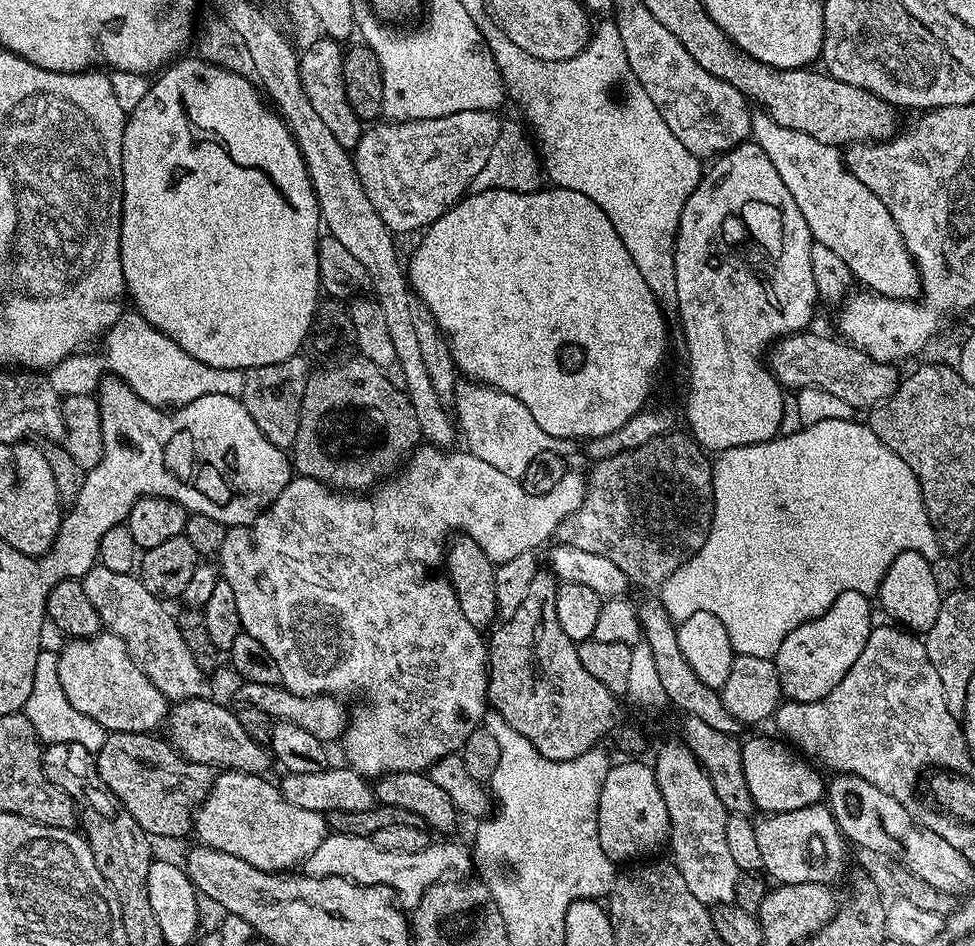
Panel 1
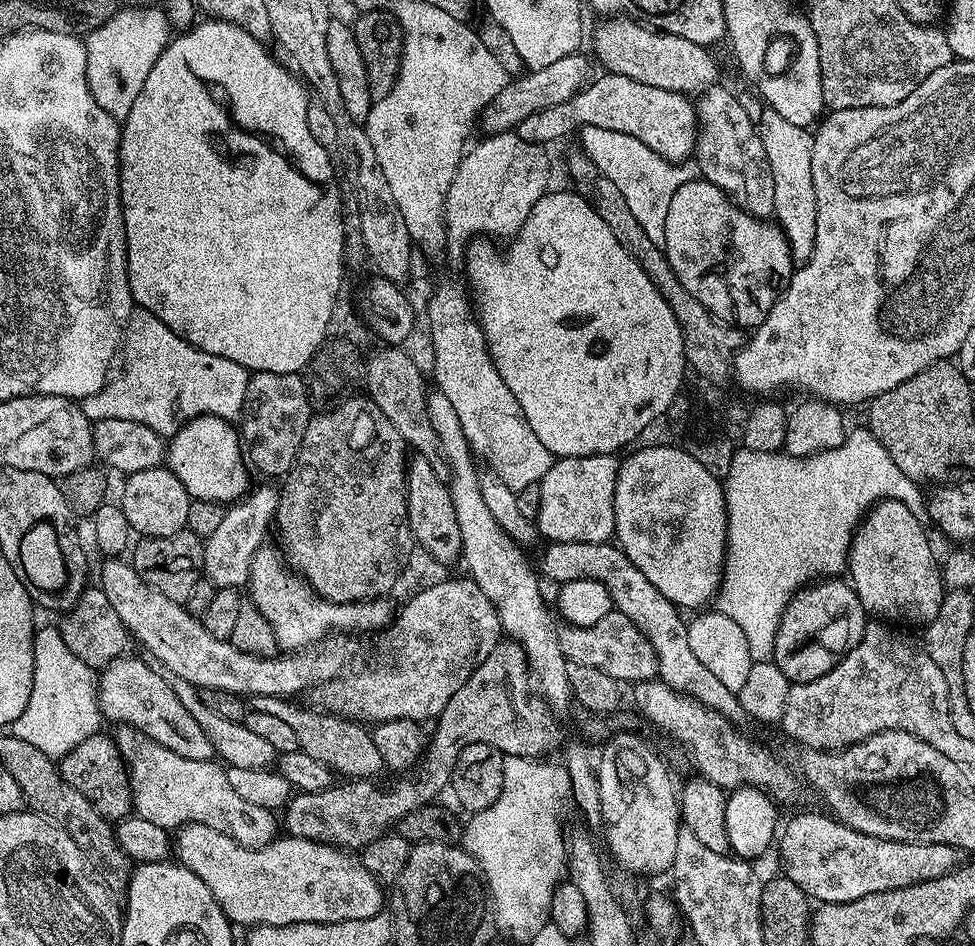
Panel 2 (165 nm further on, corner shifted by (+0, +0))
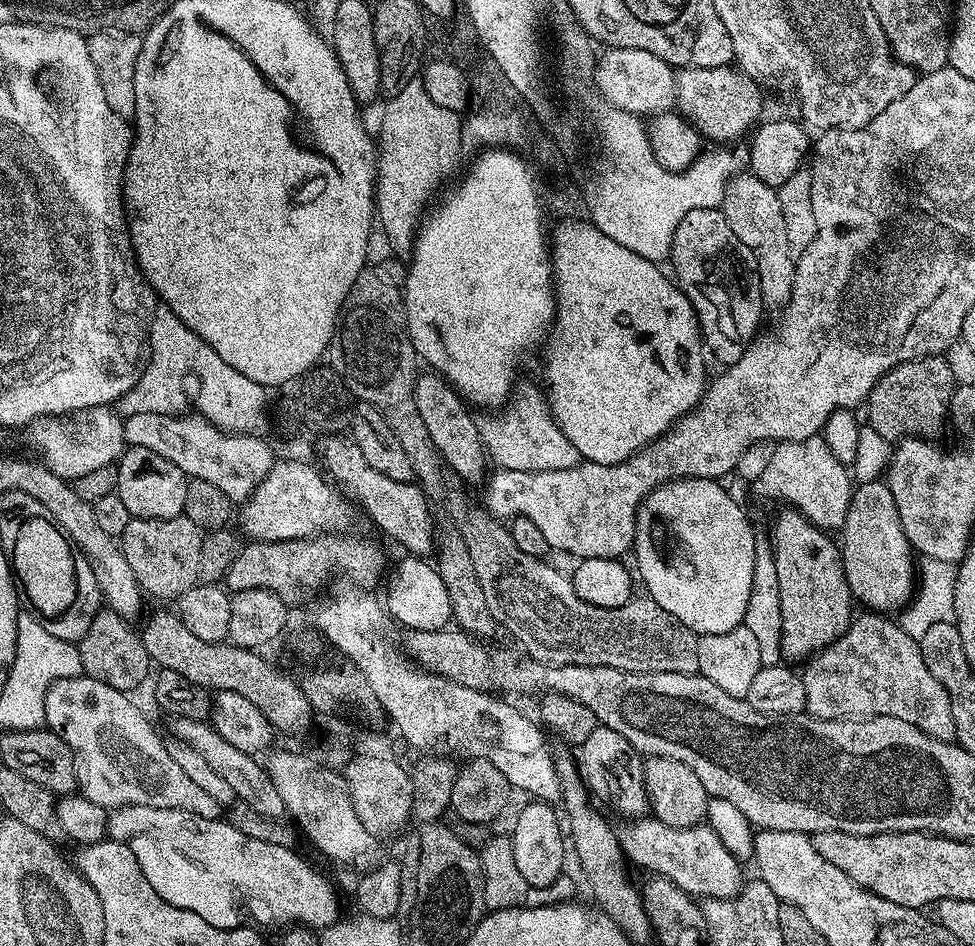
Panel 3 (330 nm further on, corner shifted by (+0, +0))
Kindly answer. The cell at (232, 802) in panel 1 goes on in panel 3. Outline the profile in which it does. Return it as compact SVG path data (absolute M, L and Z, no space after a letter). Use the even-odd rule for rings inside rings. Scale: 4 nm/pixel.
M67 676L55 682L46 690L44 699L44 724L51 731L57 732L70 746L72 757L76 760L76 782L79 795L106 810L120 808L123 804L138 806L158 806L170 810L190 810L202 818L217 819L221 815L222 805L214 802L210 794L205 794L197 784L178 767L178 762L170 758L167 745L156 733L148 716L132 701L131 695L106 686L85 676Z

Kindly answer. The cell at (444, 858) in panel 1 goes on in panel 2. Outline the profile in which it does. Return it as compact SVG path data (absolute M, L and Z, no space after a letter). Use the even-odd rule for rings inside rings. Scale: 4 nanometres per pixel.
M187 823L175 833L174 856L185 868L188 868L194 874L198 874L198 878L202 878L202 882L206 882L206 886L210 890L210 894L214 894L218 906L228 915L229 921L236 926L239 926L239 924L248 924L247 926L290 926L291 923L350 922L351 919L373 918L380 914L385 907L383 906L384 892L380 889L383 888L381 881L377 880L370 870L366 870L366 866L360 861L359 855L343 848L335 848L333 844L319 844L306 838L285 835L283 838L277 838L271 844L261 848L244 848L234 838L230 838L218 830L210 830L210 826Z

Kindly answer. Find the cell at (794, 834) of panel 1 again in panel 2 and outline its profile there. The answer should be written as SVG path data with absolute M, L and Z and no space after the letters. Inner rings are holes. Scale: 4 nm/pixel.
M800 812L788 825L783 825L778 836L780 860L784 863L783 875L801 888L813 901L820 904L841 904L854 902L854 898L864 898L866 894L878 894L882 890L898 889L916 884L920 880L933 880L944 876L957 867L957 849L945 844L907 844L897 840L874 838L862 834L850 826L841 824L831 815L820 812Z

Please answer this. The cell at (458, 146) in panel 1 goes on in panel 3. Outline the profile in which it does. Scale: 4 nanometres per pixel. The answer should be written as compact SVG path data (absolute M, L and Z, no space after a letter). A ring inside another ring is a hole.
M608 48L600 56L596 64L595 91L602 97L603 103L613 107L617 112L628 112L632 116L643 118L656 116L661 112L673 111L676 102L676 75L672 65L662 62L655 54L649 54L646 50L634 50L633 48Z

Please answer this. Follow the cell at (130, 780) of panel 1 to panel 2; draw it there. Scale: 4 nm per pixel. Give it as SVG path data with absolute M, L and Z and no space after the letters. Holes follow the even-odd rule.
M97 734L86 738L86 742L78 742L70 754L59 757L60 777L67 784L72 784L78 794L82 794L109 822L119 822L133 811L132 787L128 781L128 770L124 760L116 751L111 735Z

